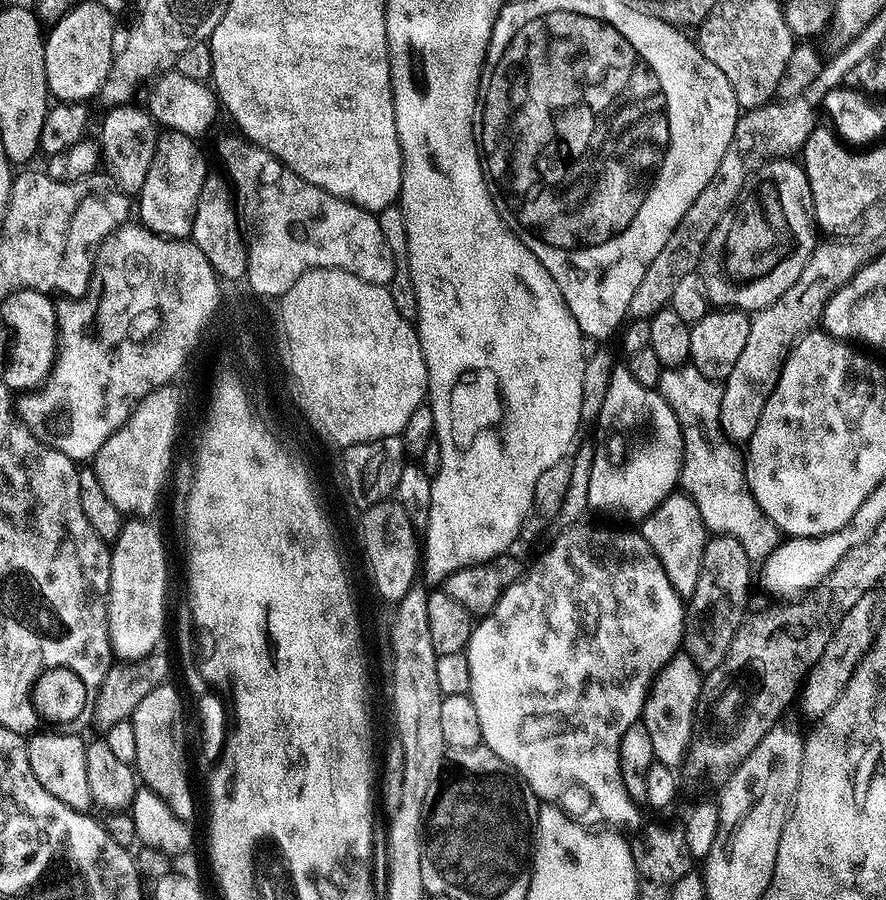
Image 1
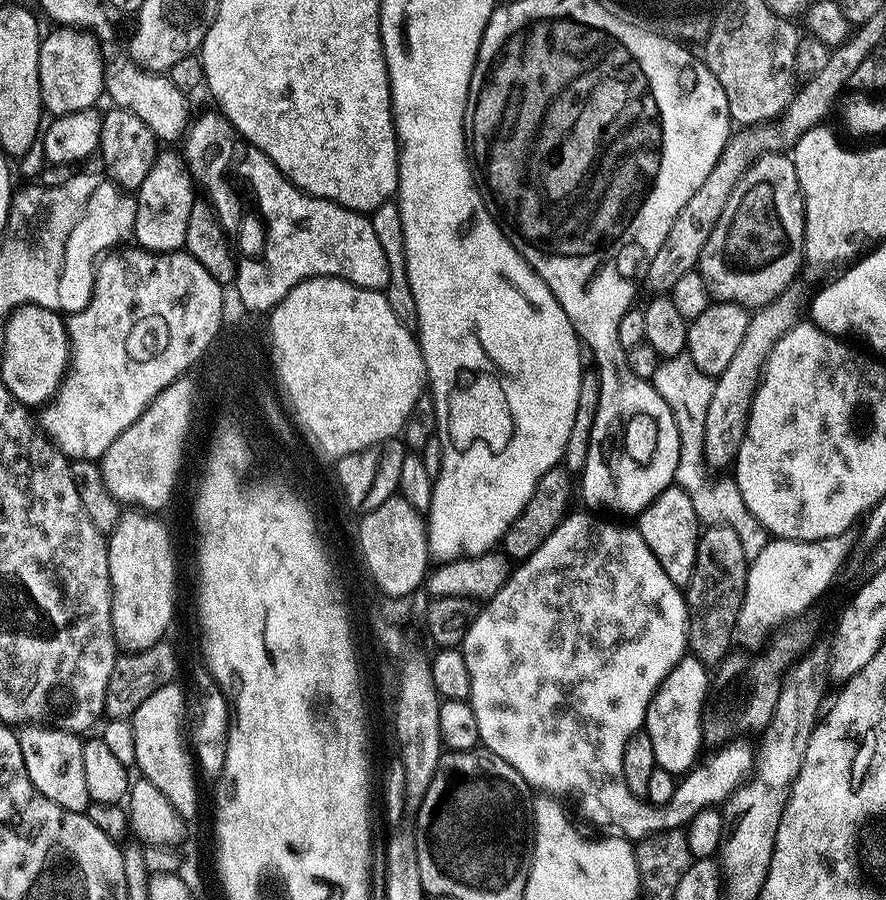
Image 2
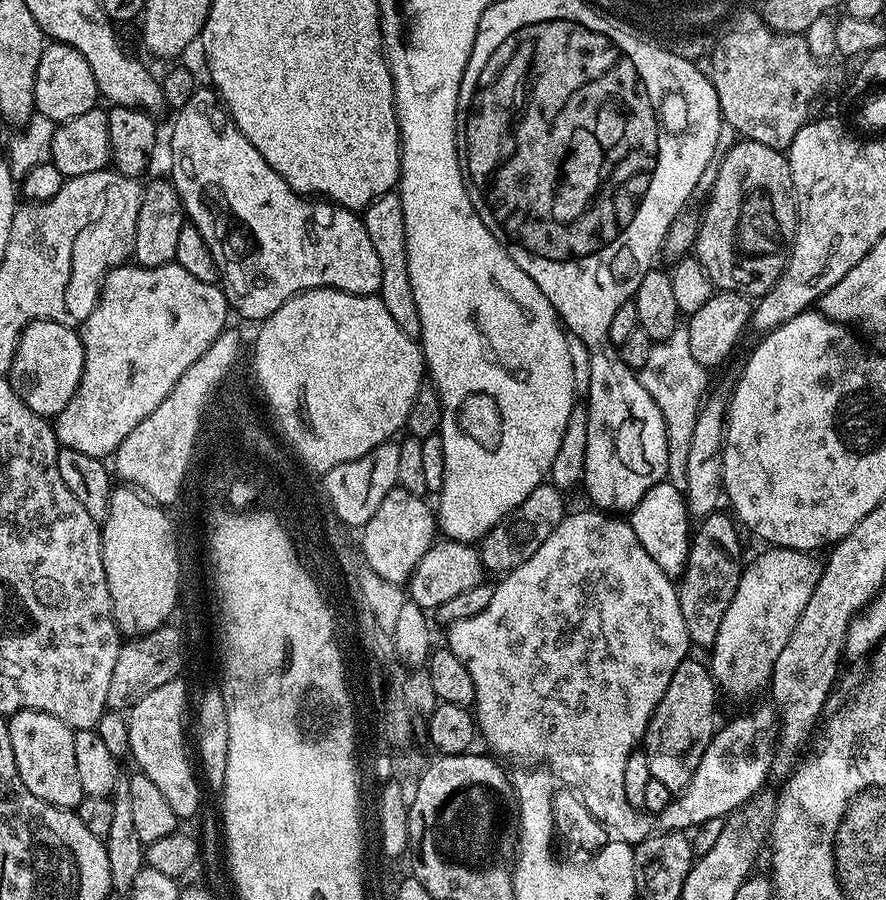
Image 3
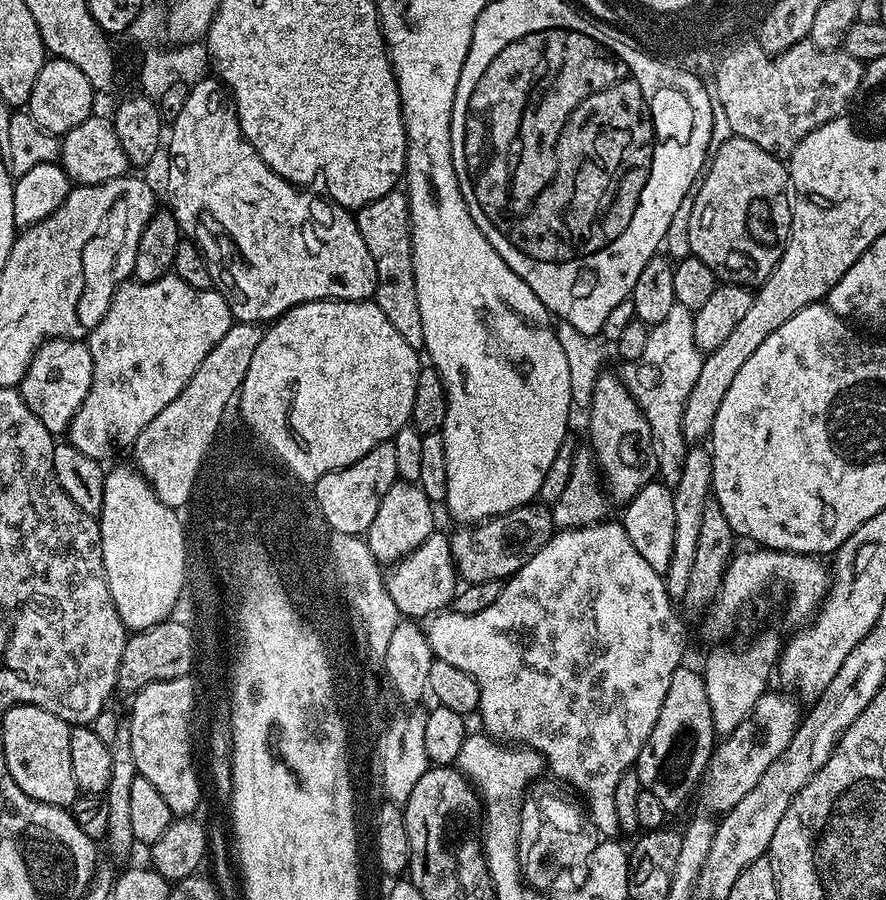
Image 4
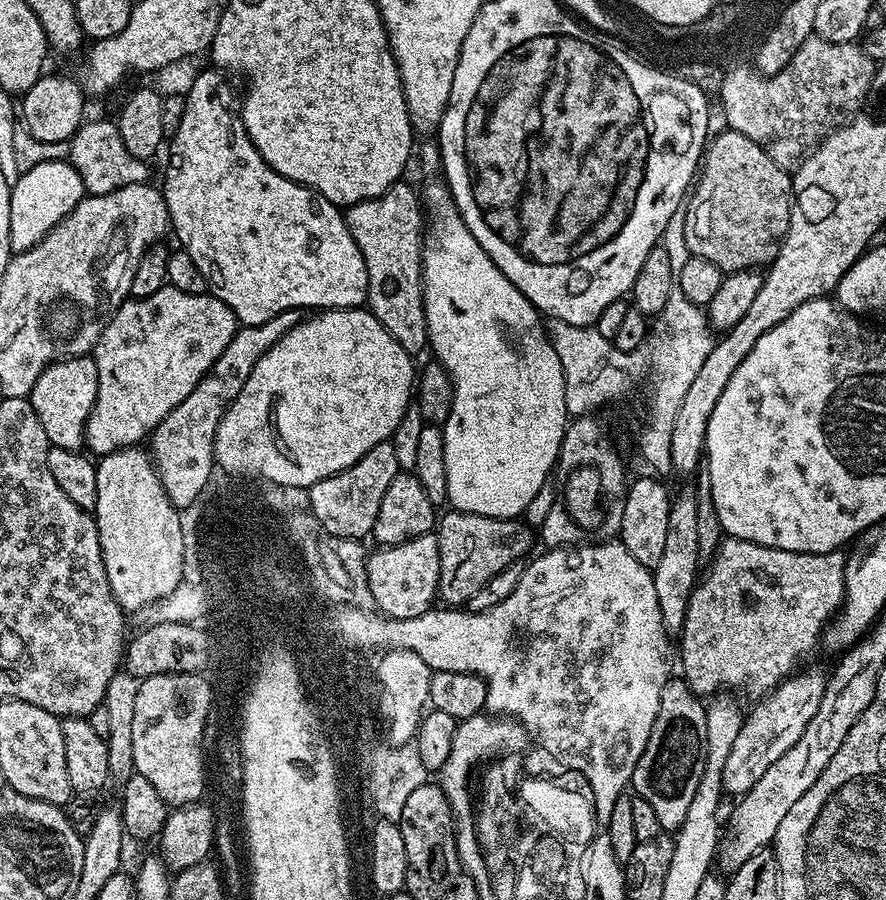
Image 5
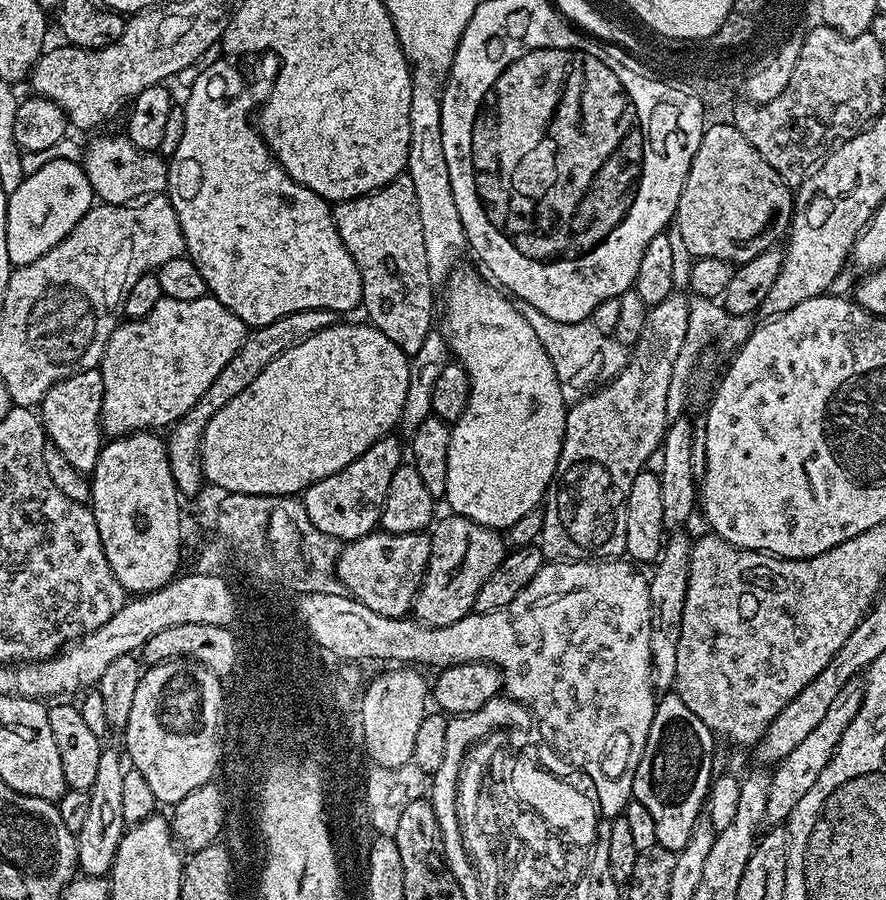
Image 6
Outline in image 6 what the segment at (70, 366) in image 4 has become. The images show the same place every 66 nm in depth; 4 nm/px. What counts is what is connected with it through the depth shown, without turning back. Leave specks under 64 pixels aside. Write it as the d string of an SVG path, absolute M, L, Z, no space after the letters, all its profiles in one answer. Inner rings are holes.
M91 368L73 376L67 376L61 384L50 386L50 390L44 395L44 400L38 405L38 415L40 423L44 425L45 437L51 444L58 446L58 450L62 450L62 454L70 461L70 466L74 466L74 470L85 474L91 474L96 465L96 459L100 457L100 449L102 447L102 433L100 431L101 410L102 374L99 368Z

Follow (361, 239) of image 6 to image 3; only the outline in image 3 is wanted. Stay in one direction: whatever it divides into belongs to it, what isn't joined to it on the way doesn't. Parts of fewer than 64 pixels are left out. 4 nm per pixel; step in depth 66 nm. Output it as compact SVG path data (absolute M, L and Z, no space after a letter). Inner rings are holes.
M399 191L387 192L363 209L362 219L366 234L378 252L378 262L382 264L382 286L378 293L380 301L390 312L390 318L398 324L402 334L416 338L420 334L418 306L414 302L414 290L410 290L410 274L408 273L408 255L406 254L406 222L400 201Z

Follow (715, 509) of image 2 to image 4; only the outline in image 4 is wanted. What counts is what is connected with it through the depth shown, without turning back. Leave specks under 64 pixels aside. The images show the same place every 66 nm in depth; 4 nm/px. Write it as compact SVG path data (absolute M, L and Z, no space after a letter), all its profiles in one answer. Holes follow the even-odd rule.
M676 303L662 322L649 327L640 360L625 363L622 368L622 383L638 402L646 422L650 422L659 479L669 486L678 482L680 468L684 465L686 441L682 434L682 412L686 410L686 398L690 398L703 361L704 356L694 338L694 313Z

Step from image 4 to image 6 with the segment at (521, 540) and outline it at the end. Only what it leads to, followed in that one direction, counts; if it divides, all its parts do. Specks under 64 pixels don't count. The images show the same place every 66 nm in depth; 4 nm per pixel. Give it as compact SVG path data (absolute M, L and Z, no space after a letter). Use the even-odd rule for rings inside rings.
M447 515L431 525L430 558L410 609L419 623L429 624L431 628L448 626L467 616L482 582L498 570L506 555L505 537L497 529L482 526L465 516Z

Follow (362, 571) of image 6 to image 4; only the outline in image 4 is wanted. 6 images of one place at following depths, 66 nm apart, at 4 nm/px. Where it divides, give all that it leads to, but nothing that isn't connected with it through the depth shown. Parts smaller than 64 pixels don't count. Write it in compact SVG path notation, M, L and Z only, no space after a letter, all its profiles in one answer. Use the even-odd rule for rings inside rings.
M432 532L430 538L426 538L426 542L422 542L422 546L418 546L416 552L411 556L402 557L387 569L387 588L401 617L428 618L433 614L439 614L451 605L452 598L458 591L456 564L452 561L452 543L442 532Z

